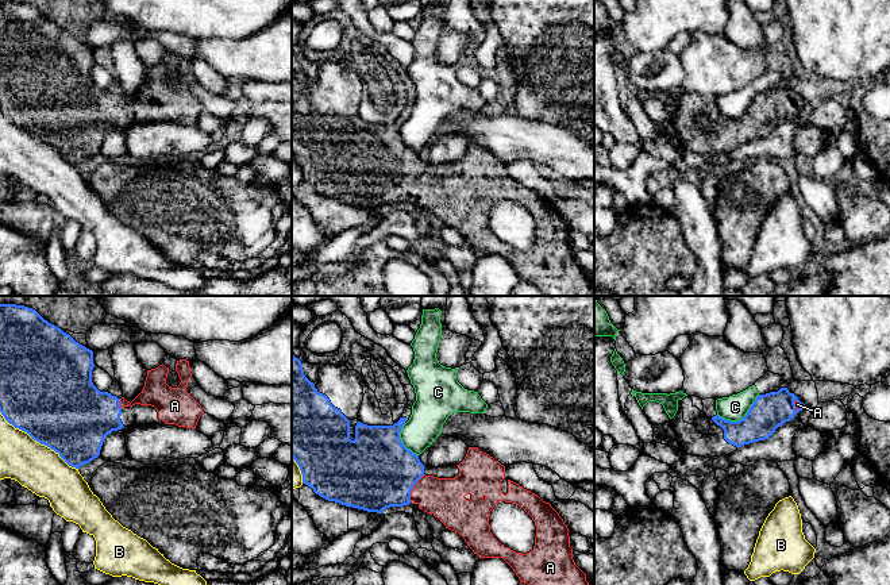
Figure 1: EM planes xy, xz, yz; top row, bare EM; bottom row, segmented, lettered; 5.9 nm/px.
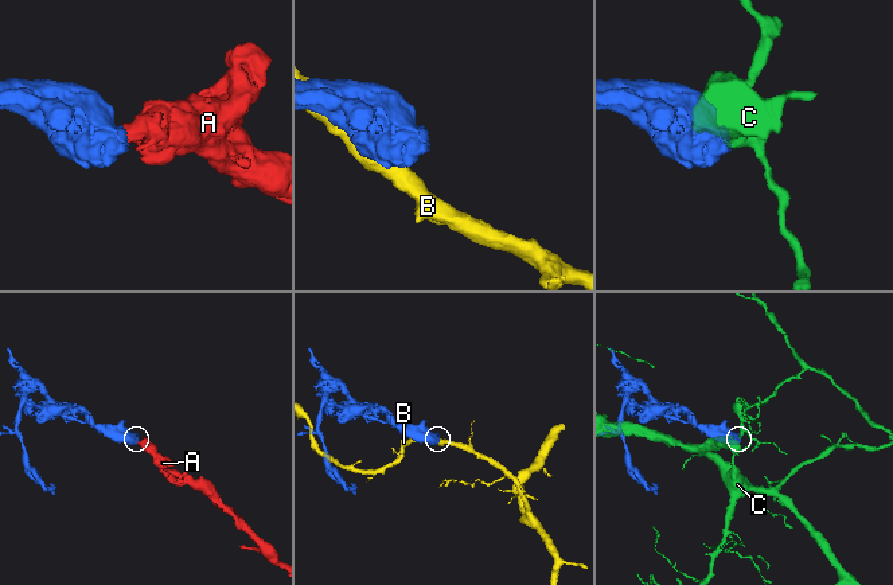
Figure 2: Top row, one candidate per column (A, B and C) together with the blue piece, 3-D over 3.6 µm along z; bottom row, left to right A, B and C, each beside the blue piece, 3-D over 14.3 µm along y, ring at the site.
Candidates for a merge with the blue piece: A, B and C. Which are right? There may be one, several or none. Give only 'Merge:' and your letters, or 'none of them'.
Merge: A

